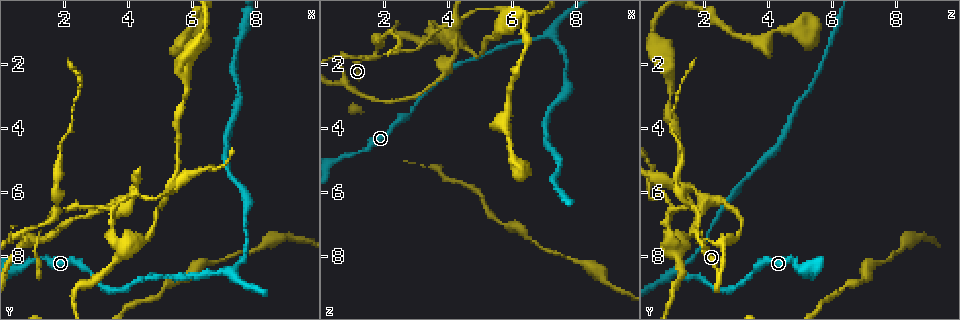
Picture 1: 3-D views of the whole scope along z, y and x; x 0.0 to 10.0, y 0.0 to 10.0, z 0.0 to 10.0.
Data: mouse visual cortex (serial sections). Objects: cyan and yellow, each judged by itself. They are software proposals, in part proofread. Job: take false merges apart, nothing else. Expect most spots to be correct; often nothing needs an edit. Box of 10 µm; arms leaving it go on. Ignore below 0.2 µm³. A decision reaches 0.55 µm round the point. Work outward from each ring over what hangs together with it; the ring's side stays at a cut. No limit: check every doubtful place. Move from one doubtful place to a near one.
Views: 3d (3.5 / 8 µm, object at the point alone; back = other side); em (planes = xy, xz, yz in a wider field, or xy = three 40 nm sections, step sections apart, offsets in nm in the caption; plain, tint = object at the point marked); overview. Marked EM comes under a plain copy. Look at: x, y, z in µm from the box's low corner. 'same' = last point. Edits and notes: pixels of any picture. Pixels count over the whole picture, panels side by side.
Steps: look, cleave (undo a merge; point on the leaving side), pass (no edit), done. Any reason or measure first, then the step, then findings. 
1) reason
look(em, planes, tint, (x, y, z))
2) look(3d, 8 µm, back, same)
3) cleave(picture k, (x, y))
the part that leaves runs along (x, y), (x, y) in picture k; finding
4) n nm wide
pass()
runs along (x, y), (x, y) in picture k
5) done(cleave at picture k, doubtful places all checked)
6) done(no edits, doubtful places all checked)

arms part here
look(3d, 8 µm, (1.30, 7.15, 1.95))

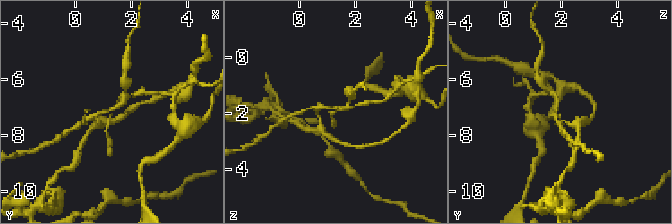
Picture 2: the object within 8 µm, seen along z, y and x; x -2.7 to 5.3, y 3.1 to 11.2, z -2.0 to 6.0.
now the EM
look(em, xy, step 3, tint, same)

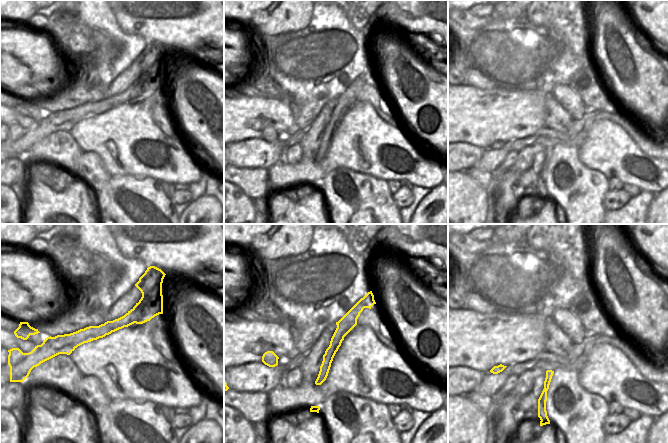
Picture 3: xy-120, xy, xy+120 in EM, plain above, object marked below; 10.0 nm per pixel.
pass()
runs along (567, 135), (554, 95) in picture 2; one cell here

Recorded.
narrows sharply
look(3d, 3.5 µm, (1.90, 6.45, 1.80))

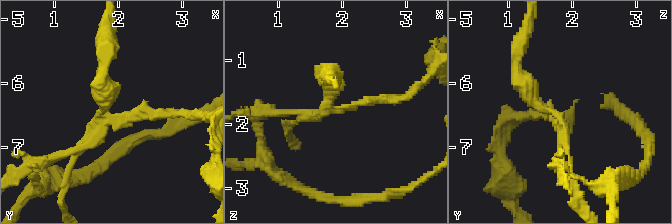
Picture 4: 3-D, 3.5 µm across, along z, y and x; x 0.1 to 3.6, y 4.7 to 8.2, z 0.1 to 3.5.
look(em, planes, tint, (1.90, 6.50, 1.75))

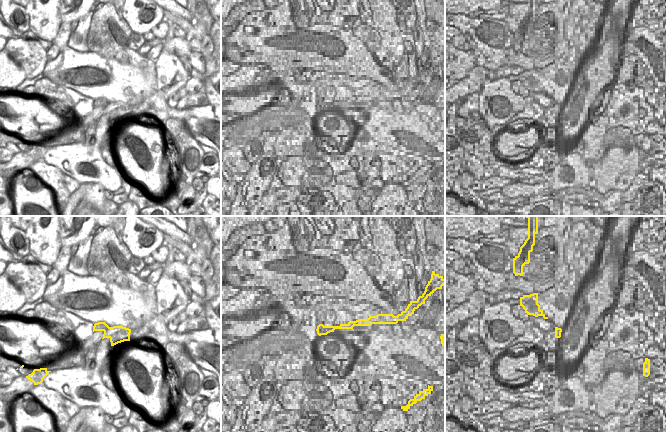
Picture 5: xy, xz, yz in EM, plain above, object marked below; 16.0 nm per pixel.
pass()
runs along (71, 158), (102, 115), (179, 112) in picture 4; one cell here

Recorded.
thick turns thin
look(3d, 8 µm, (3.45, 6.60, 1.10))

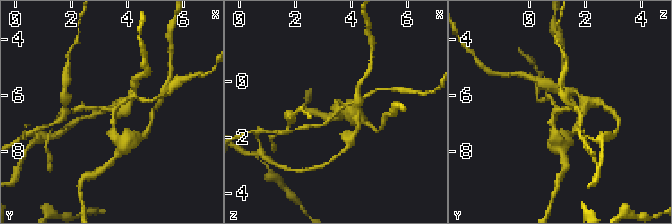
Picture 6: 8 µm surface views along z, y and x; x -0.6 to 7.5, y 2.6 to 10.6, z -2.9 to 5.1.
closer look
look(3d, 3.5 µm, same)

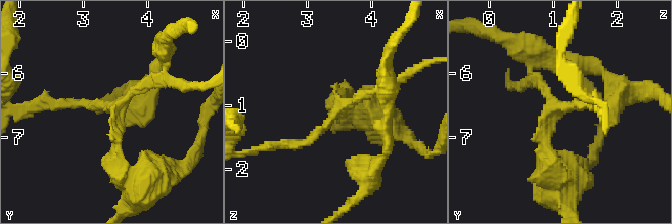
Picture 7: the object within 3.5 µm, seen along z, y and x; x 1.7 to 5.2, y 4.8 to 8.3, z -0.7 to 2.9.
now the EM
look(em, xy, step 2, tint, (3.55, 6.55, 1.05))

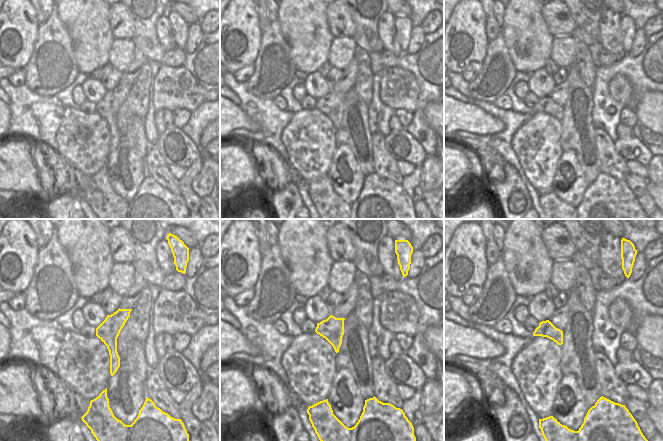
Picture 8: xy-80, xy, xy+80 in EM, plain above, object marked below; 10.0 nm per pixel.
3 arms
pass()
runs along (127, 311), (112, 326), (112, 371) in picture 8; all the same cell

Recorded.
abrupt turn
look(3d, 3.5 µm, (4.30, 5.95, 0.65))

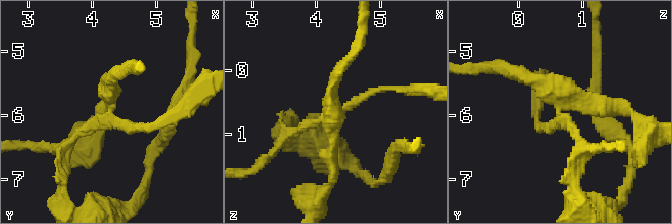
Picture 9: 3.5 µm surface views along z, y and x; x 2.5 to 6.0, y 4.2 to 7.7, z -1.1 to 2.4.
now the EM
look(em, planes, tint, (4.30, 5.90, 0.70))

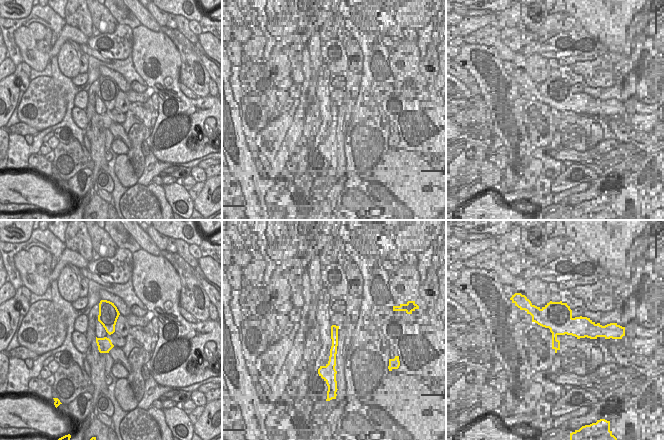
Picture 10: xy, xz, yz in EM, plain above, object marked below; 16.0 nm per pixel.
pass()
runs along (62, 150), (105, 116), (108, 107) in picture 9; one cell here

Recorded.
look(3d, 3.5 µm, (3.90, 7.75, 1.05))

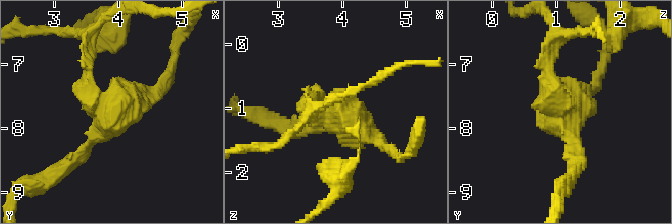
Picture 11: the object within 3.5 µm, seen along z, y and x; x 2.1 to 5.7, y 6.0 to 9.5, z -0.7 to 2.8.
look(em, xy, step 5, tint, (3.85, 7.70, 1.00))

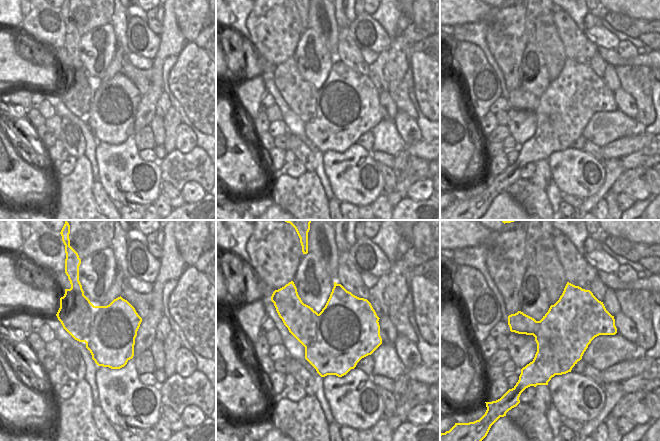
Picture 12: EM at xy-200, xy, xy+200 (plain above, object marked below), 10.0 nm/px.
look(em, xy, step 3, tint, same)

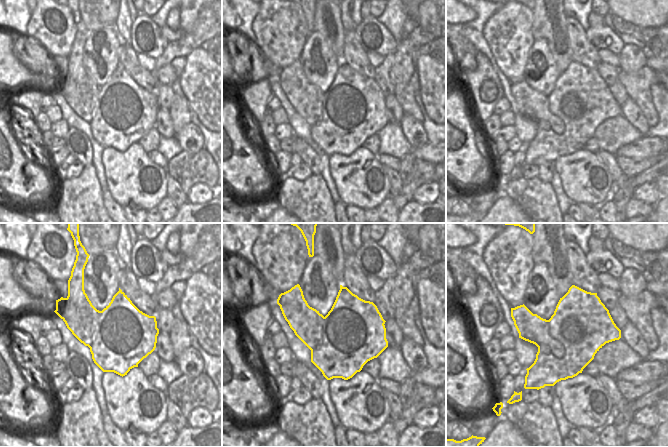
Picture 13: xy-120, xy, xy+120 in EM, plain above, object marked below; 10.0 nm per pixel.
arms of 150, 200, 200 nm
pass()
runs along (315, 104), (336, 110), (385, 148) in picture 11; continuous, no second cell

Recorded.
calibre changes
look(3d, 3.5 µm, (4.55, 7.40, 1.65))

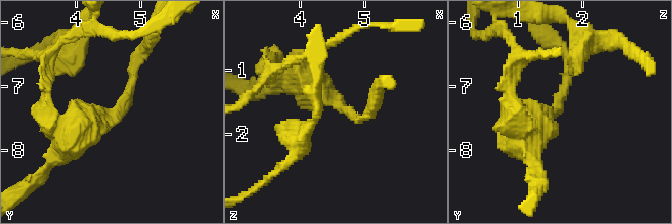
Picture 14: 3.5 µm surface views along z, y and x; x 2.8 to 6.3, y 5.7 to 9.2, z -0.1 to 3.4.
arms of 150, 600 nm; need the tissue
look(em, xy, step 2, tint, (4.60, 7.35, 1.60))

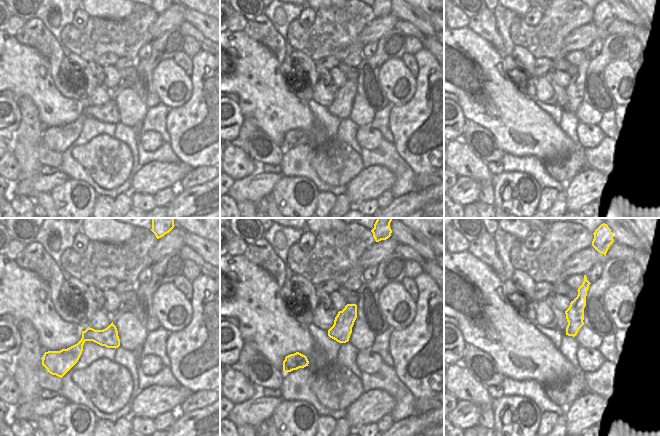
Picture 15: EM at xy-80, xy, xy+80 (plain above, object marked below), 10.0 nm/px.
pass()
runs along (113, 328), (105, 336), (87, 336), (64, 357) in picture 15; one cell here

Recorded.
look(3d, 3.5 µm, (7.15, 8.45, 1.10))

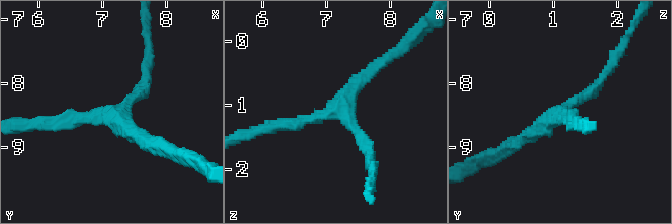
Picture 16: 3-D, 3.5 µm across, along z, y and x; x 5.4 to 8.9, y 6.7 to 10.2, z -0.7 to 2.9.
arms of 200, 200, 200 nm
pass()
continuous, no second cell

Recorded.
done(no edits, doubtful places all checked)

